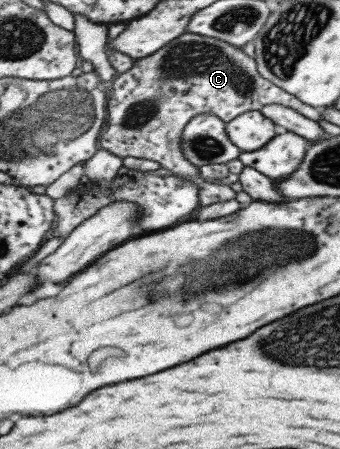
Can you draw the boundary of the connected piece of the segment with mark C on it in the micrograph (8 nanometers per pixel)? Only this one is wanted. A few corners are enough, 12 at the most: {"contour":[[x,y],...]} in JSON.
{"contour":[[184,32],[113,81],[100,148],[158,162],[234,198],[184,156],[190,118],[266,104],[321,109],[271,84],[254,58]]}

